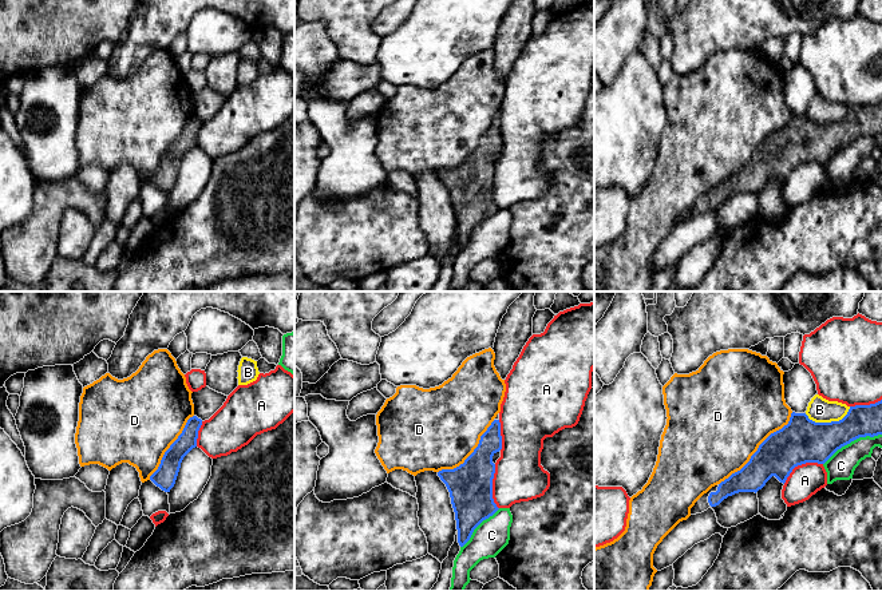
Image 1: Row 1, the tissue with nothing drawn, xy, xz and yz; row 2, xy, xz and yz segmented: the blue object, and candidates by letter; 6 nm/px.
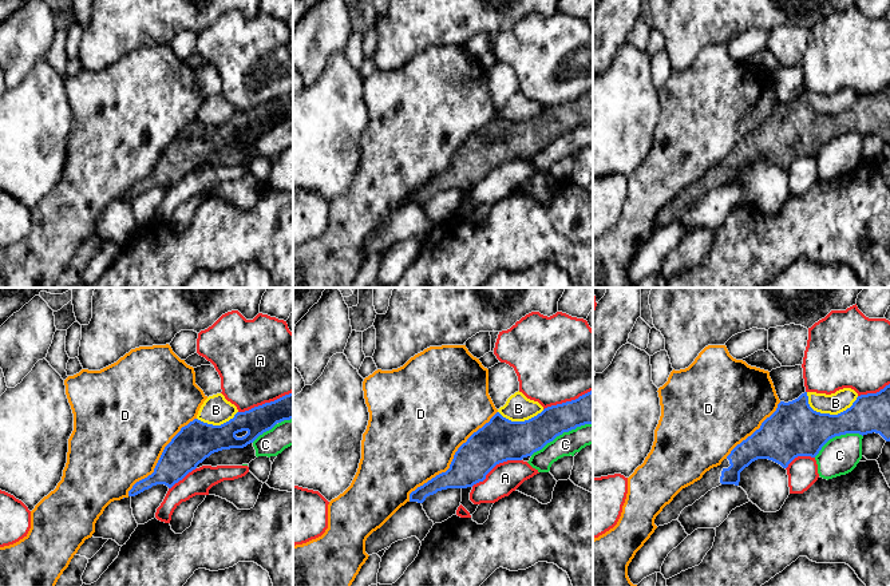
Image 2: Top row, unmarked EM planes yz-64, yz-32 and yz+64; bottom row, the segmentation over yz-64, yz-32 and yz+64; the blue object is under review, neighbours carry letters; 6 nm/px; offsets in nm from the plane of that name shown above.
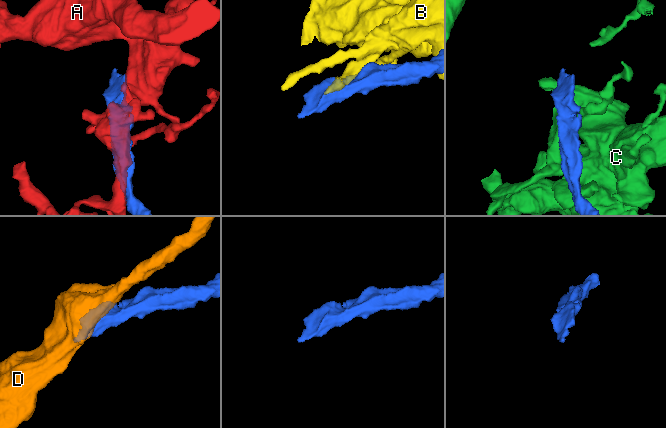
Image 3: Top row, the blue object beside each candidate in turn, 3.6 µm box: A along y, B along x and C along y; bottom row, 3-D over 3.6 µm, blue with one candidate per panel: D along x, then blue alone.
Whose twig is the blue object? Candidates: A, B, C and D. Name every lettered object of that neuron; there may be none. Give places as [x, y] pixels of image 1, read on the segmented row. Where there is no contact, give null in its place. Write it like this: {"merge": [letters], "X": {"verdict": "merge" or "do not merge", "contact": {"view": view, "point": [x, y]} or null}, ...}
{"merge": [], "A": {"verdict": "do not merge", "contact": {"view": "xz", "point": [491, 487]}}, "B": {"verdict": "do not merge", "contact": {"view": "yz", "point": [829, 423]}}, "C": {"verdict": "do not merge", "contact": {"view": "yz", "point": [851, 440]}}, "D": {"verdict": "do not merge", "contact": {"view": "yz", "point": [758, 448]}}}

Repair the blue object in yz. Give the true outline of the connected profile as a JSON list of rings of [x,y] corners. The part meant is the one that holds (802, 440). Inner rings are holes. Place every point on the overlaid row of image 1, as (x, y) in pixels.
[[[882,400],[850,406],[842,420],[831,423],[815,423],[806,413],[792,412],[788,424],[771,433],[740,471],[704,493],[691,515],[716,507],[739,492],[756,493],[772,476],[784,484],[795,467],[824,464],[851,441],[878,435],[882,435]]]

